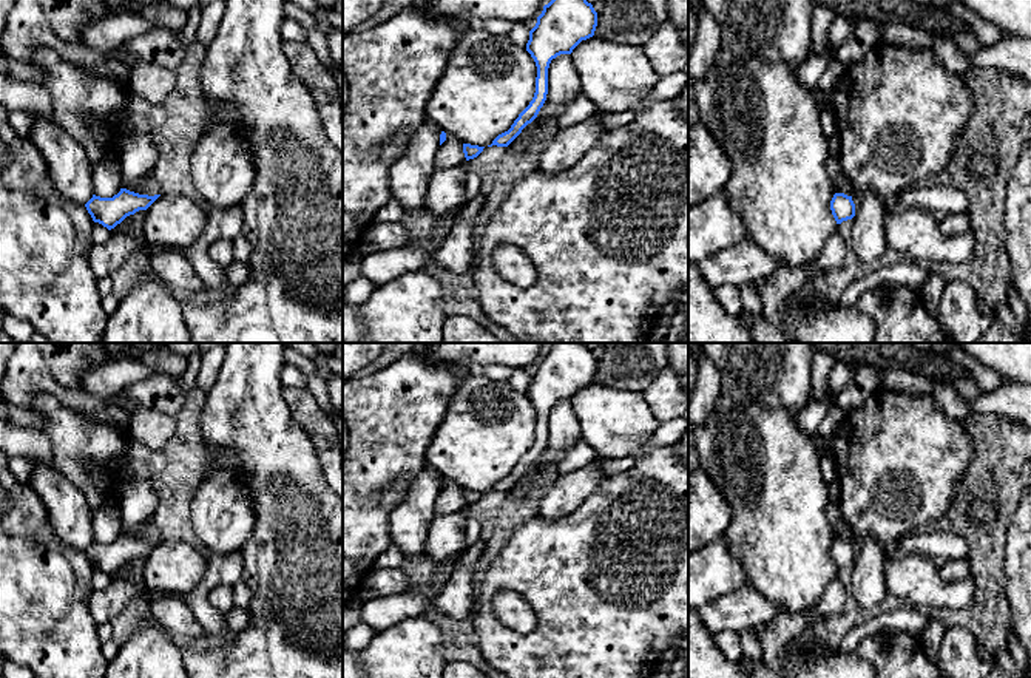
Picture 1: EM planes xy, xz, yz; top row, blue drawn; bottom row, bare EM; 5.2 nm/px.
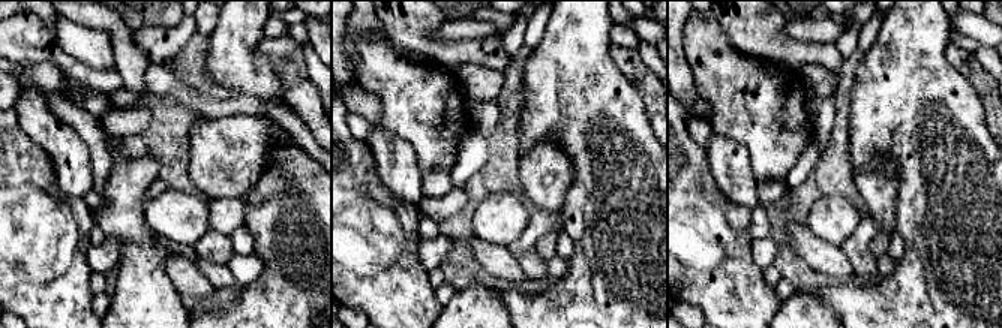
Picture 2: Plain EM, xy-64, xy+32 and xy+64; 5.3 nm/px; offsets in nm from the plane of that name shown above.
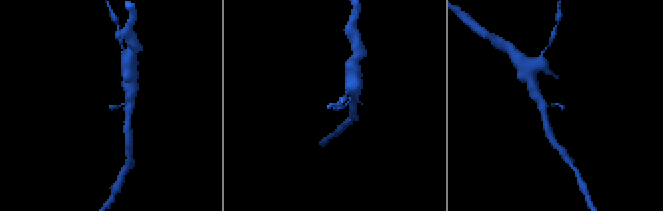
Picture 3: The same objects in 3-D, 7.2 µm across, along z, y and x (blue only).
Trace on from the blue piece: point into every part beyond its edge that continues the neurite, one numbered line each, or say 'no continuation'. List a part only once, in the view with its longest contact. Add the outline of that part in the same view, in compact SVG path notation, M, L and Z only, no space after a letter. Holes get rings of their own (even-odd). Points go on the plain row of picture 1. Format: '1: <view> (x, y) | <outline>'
no continuation

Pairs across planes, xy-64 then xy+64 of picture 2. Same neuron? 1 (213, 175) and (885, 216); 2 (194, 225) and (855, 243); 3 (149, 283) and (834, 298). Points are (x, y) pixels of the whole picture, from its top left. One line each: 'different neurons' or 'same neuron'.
1: same neuron
2: different neurons
3: different neurons

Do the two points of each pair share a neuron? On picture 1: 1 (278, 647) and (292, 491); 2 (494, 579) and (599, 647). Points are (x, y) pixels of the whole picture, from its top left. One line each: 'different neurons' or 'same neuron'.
1: same neuron
2: same neuron

